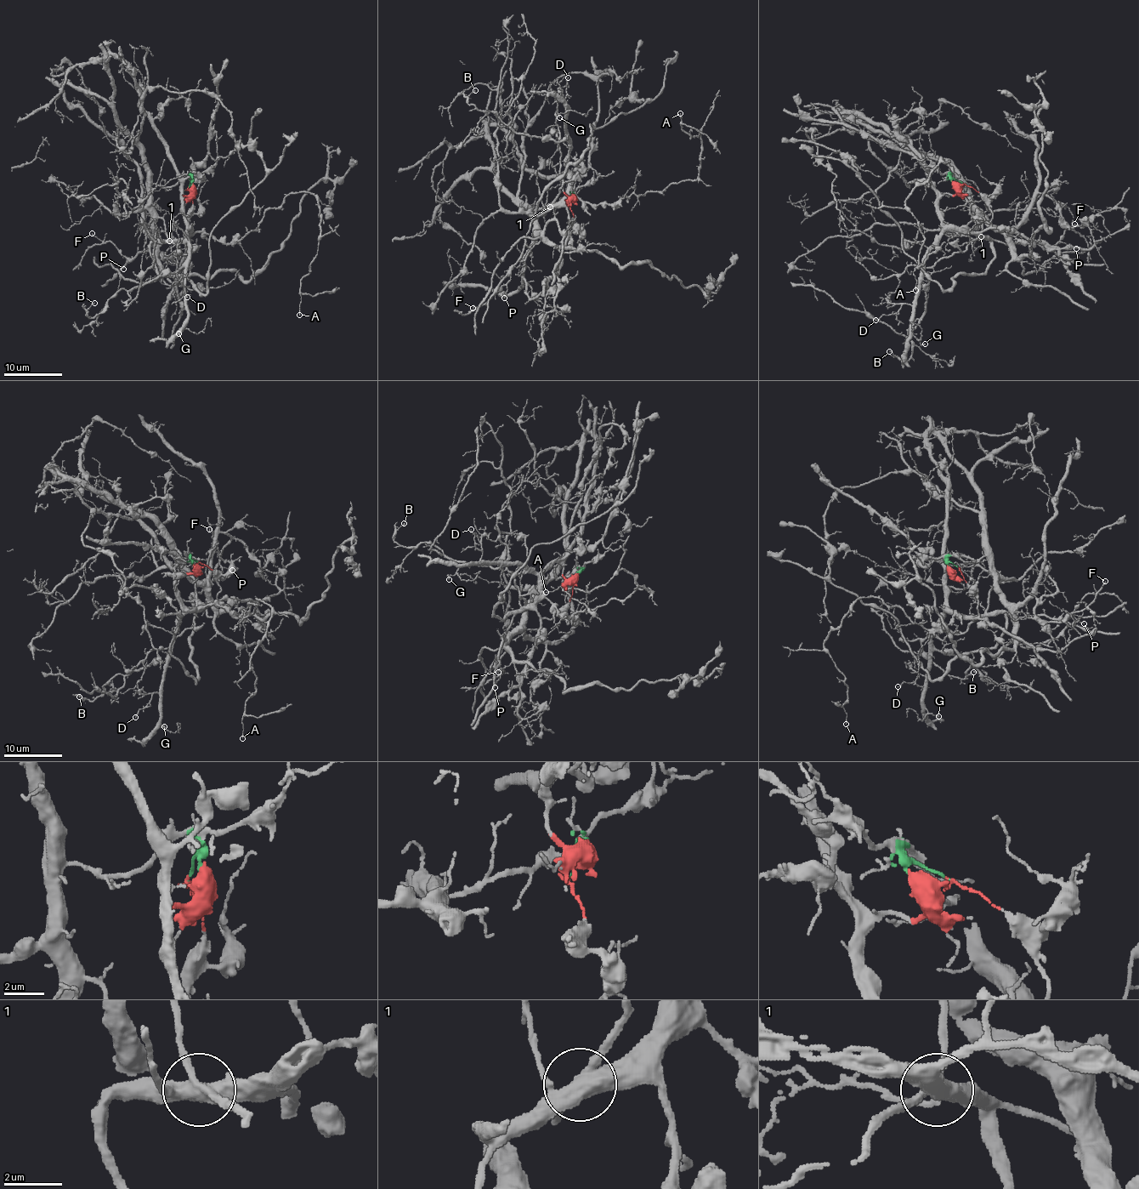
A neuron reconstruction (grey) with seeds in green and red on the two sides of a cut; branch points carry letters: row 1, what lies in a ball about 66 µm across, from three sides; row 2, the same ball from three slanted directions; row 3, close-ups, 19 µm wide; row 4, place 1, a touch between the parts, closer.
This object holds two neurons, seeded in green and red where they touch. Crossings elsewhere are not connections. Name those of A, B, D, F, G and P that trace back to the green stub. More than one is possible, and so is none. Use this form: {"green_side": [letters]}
{"green_side": []}

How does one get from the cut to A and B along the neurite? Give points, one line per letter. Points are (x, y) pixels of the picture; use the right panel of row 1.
A: (963, 184), (938, 199), (938, 217), (963, 227), (979, 219), (939, 156), (906, 201), (923, 234), (915, 290)
B: (963, 184), (938, 199), (941, 238), (928, 253), (926, 306), (909, 329), (912, 354), (906, 360), (890, 351)

